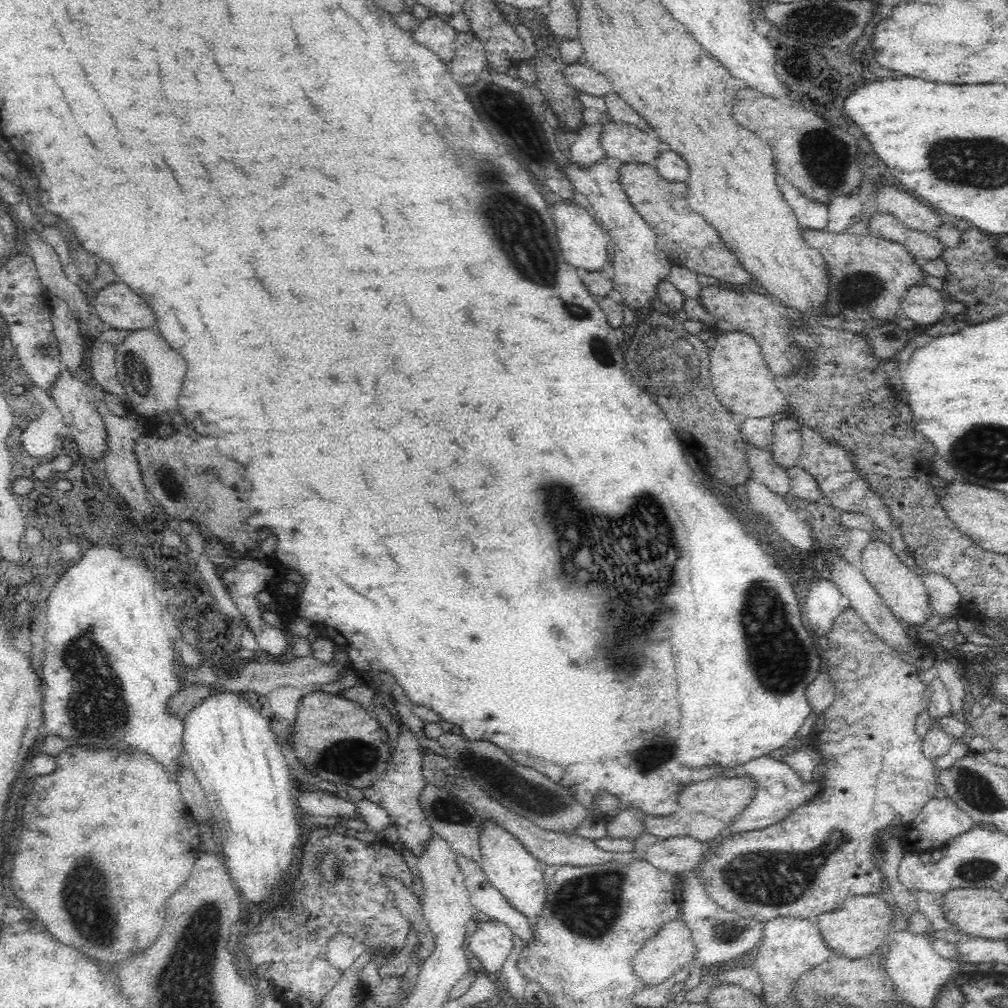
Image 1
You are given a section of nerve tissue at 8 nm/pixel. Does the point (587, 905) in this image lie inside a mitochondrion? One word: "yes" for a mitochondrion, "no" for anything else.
yes

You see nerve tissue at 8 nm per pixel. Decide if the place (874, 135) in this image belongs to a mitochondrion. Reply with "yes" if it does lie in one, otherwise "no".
no

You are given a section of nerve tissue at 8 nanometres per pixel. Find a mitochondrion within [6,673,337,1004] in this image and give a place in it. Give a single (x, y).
(87, 890)

